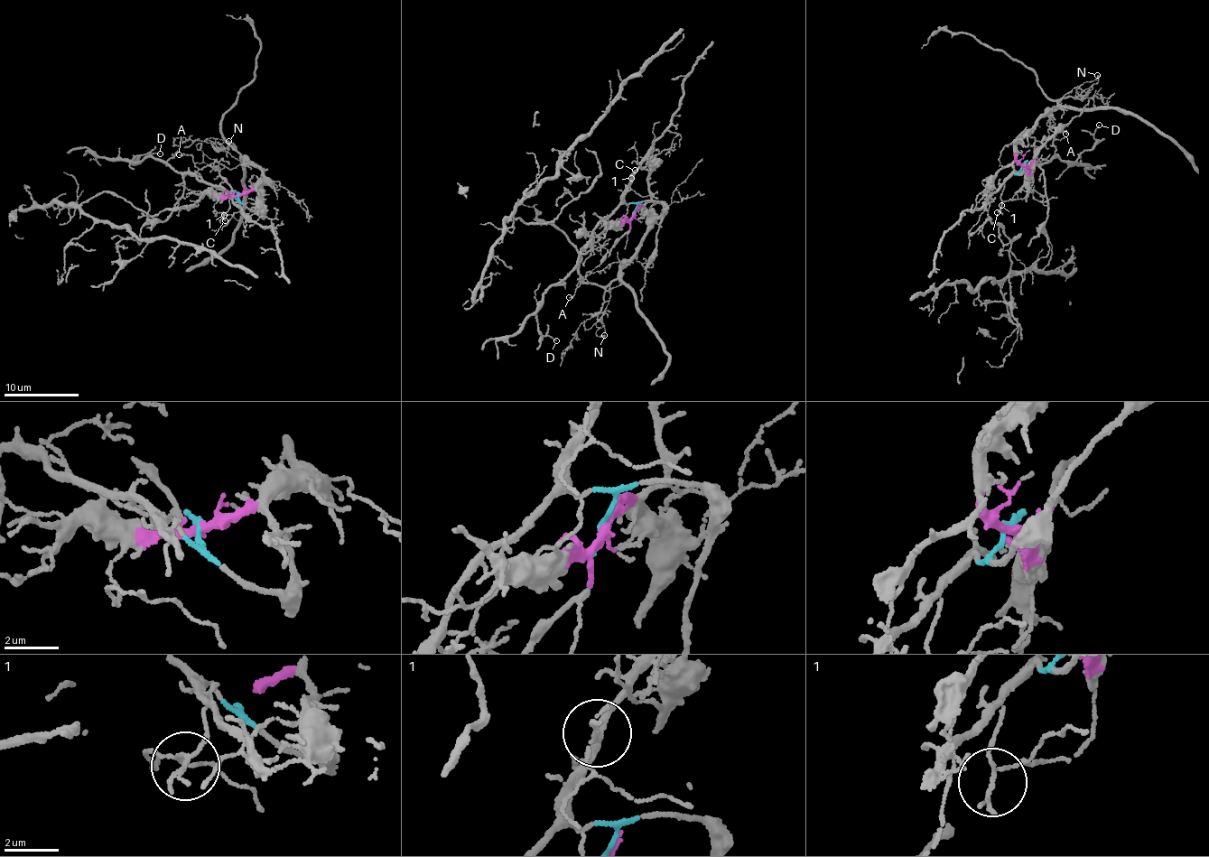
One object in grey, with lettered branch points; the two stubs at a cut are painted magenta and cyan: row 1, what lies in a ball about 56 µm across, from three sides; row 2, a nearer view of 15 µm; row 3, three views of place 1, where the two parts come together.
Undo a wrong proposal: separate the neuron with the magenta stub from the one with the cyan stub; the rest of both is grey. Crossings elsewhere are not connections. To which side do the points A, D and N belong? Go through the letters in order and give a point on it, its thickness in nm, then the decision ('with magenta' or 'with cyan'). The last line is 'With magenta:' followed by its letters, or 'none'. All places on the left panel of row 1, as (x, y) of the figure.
A: place (179, 154); calibre 110 nm; with magenta
D: place (160, 153); calibre 100 nm; with cyan
N: place (228, 141); calibre 110 nm; with magenta
With magenta: A, N

